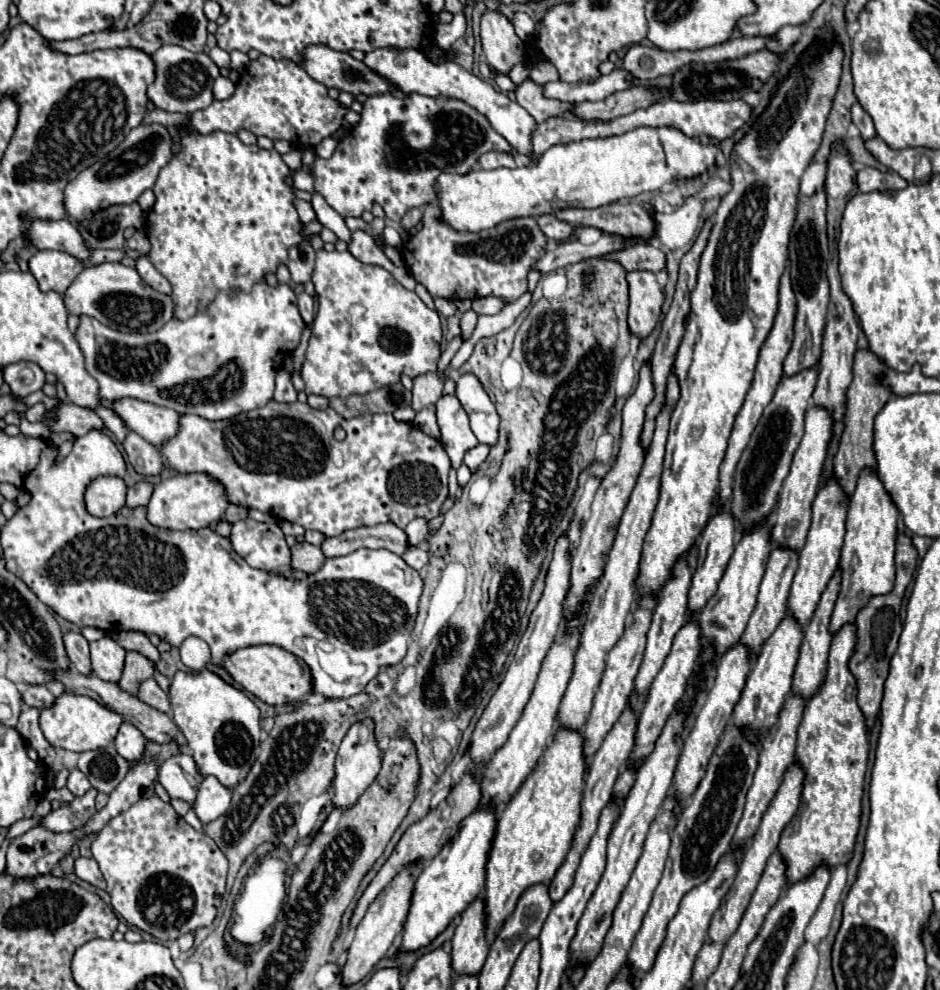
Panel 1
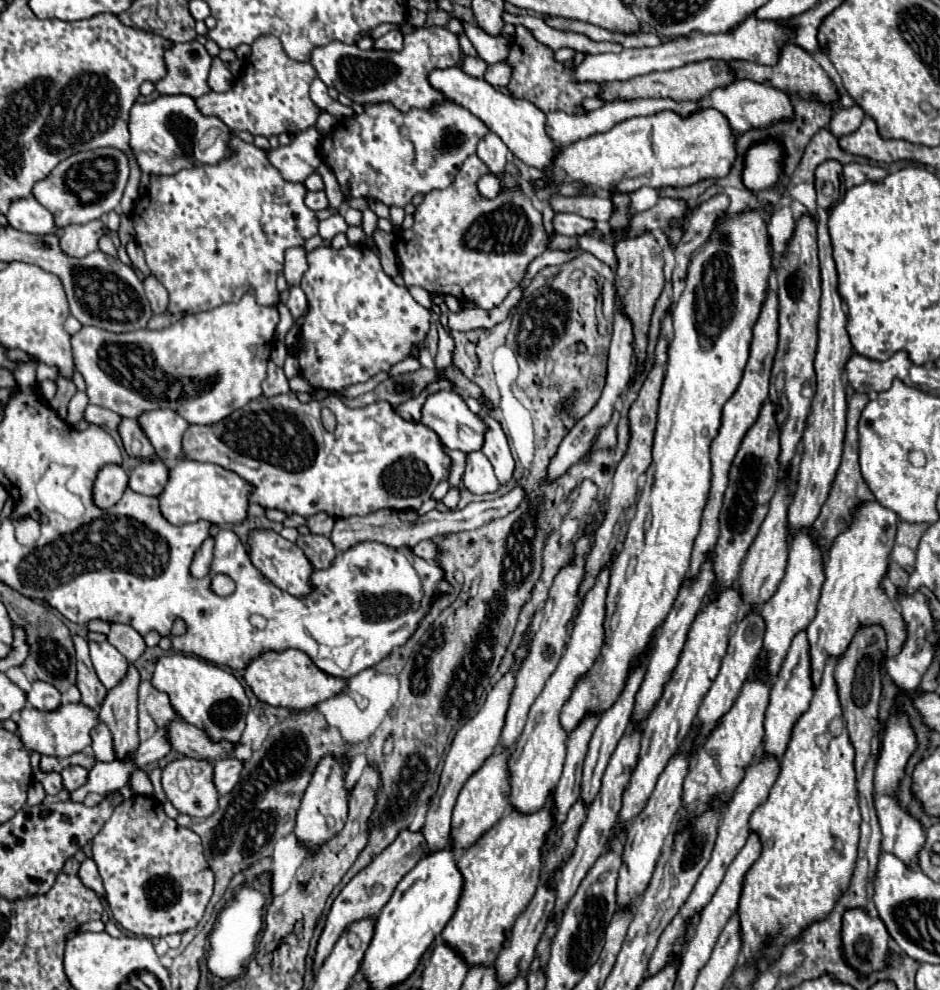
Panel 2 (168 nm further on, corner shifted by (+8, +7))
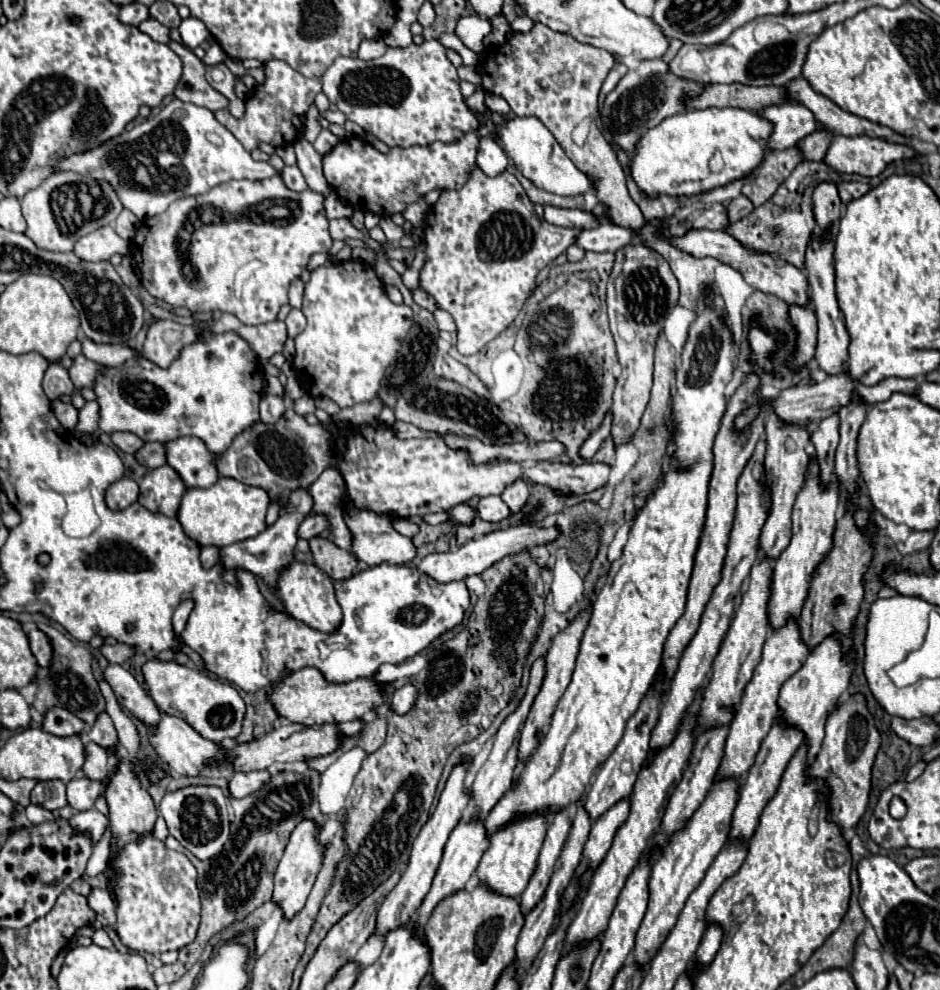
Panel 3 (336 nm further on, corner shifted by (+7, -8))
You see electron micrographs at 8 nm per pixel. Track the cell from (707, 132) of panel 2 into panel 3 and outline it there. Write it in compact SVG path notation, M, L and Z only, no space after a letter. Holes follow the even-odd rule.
M706 108L686 110L670 116L658 126L650 128L638 142L630 156L630 174L648 198L656 196L698 196L708 190L726 186L748 176L768 150L766 140L772 124L750 110L740 108ZM720 152L724 160L722 172L710 170L710 158Z

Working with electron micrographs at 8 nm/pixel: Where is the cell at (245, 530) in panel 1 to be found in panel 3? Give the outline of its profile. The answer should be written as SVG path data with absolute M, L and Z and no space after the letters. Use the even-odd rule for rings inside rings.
M292 560L282 568L278 576L278 590L276 590L284 610L294 616L296 620L320 630L320 632L334 632L342 620L342 610L334 598L332 580L314 564L306 564L300 560Z

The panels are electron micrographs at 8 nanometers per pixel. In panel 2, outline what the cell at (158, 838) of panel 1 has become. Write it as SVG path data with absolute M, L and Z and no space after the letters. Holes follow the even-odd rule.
M131 797L127 801L123 801L121 805L117 805L113 809L113 815L111 819L103 825L101 833L93 839L93 861L97 863L99 867L99 873L101 873L101 879L103 879L103 885L105 885L105 891L107 891L107 903L111 907L111 913L115 917L115 921L127 929L129 933L137 935L137 937L147 937L147 939L153 939L153 937L165 937L169 933L183 933L187 929L193 929L197 927L197 923L201 921L203 913L205 913L205 907L211 899L211 893L213 893L213 873L203 857L203 845L201 845L201 839L187 827L179 827L173 819L169 819L161 807L161 803L153 797Z

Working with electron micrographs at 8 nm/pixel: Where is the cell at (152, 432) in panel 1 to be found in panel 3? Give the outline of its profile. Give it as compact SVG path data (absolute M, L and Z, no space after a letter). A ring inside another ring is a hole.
M194 436L166 442L166 464L172 466L186 486L208 488L218 480L214 458L206 444Z

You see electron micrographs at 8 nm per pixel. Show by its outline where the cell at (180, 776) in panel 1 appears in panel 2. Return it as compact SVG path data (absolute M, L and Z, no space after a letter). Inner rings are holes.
M189 757L171 761L163 769L163 791L179 813L191 817L191 823L207 819L217 809L219 795L217 795L215 783L213 783L213 765L209 761L197 761L197 759L189 759Z

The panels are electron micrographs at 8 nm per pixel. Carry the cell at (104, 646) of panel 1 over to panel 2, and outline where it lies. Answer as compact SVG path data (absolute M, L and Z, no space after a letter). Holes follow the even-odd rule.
M89 643L91 649L91 661L93 667L101 679L101 683L107 689L113 689L117 683L121 683L121 679L127 673L129 661L109 643Z

